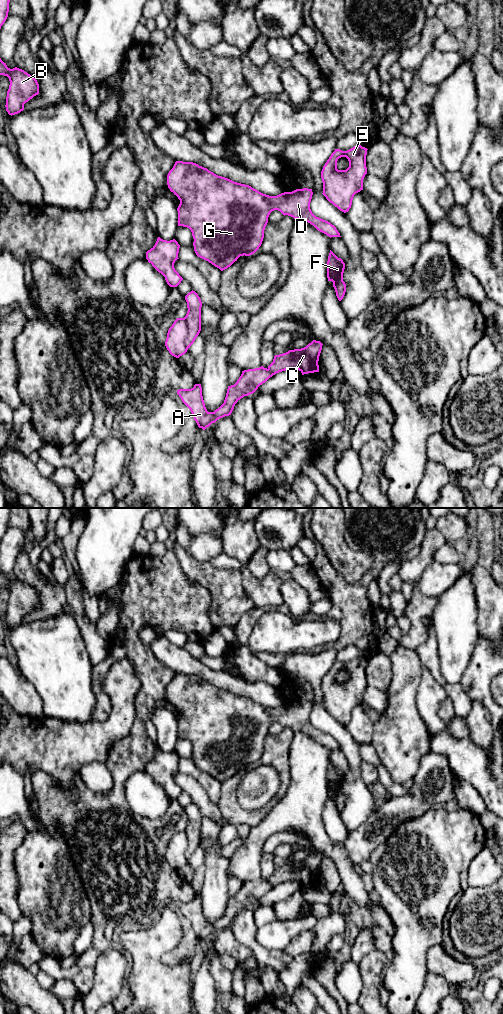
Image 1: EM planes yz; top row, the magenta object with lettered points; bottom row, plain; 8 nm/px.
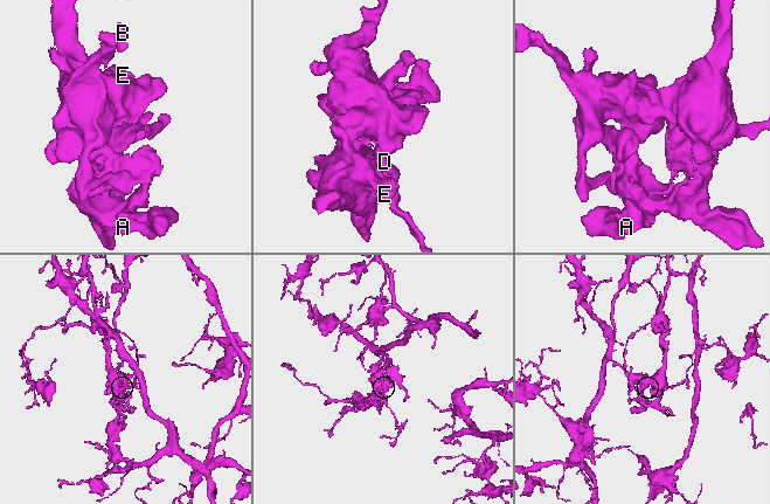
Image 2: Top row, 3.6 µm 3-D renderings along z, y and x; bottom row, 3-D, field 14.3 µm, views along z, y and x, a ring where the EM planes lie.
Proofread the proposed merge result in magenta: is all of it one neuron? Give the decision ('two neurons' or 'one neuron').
two neurons

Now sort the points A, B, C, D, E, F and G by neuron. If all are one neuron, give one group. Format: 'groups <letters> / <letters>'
groups A C E F / B D G

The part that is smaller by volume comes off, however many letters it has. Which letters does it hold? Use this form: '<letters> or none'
A, C, E, F

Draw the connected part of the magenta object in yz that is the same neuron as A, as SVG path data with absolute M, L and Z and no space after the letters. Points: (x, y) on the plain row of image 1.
M313 852L304 860L275 867L273 874L267 880L261 878L242 883L237 894L228 898L224 915L214 924L208 924L205 919L201 896L195 896L191 901L179 901L177 906L190 921L198 939L205 942L218 931L231 927L235 916L241 910L253 906L276 885L289 881L297 881L302 887L319 884L318 873L322 857L320 853Z

